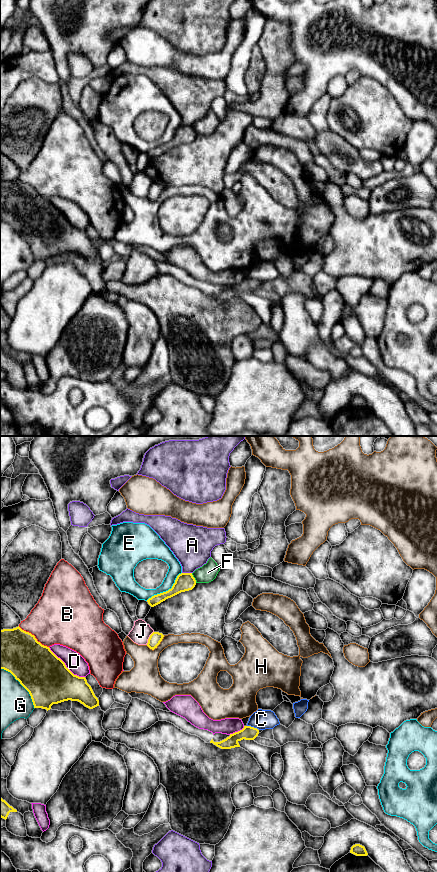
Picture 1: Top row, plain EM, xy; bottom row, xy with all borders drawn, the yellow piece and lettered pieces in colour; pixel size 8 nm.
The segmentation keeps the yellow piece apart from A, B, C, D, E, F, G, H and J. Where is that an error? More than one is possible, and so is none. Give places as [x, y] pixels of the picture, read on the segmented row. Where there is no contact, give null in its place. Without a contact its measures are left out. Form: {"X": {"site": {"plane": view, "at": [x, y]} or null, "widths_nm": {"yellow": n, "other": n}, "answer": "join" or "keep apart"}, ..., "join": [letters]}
{"A": {"site": {"plane": "xy", "at": [187, 573]}, "widths_nm": {"yellow": 140, "other": 320}, "answer": "keep apart"}, "B": {"site": {"plane": "xy", "at": [34, 636]}, "widths_nm": {"yellow": 360, "other": 420}, "answer": "keep apart"}, "C": {"site": {"plane": "xy", "at": [252, 727]}, "widths_nm": {"yellow": 110, "other": 160}, "answer": "keep apart"}, "D": {"site": {"plane": "xy", "at": [65, 666]}, "widths_nm": {"yellow": 360, "other": 150}, "answer": "keep apart"}, "E": {"site": {"plane": "xy", "at": [166, 591]}, "widths_nm": {"yellow": 140, "other": 110}, "answer": "keep apart"}, "F": {"site": {"plane": "xy", "at": [194, 578]}, "widths_nm": {"yellow": 140, "other": 140}, "answer": "keep apart"}, "G": {"site": {"plane": "xy", "at": [22, 685]}, "widths_nm": {"yellow": 360, "other": 400}, "answer": "keep apart"}, "H": {"site": {"plane": "xy", "at": [156, 646]}, "widths_nm": {"yellow": 100, "other": 240}, "answer": "keep apart"}, "J": {"site": {"plane": "xy", "at": [149, 638]}, "widths_nm": {"yellow": 100, "other": 160}, "answer": "keep apart"}, "join": []}

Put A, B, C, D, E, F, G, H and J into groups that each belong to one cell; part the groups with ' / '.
A / B / C / D / E / F / G / H / J

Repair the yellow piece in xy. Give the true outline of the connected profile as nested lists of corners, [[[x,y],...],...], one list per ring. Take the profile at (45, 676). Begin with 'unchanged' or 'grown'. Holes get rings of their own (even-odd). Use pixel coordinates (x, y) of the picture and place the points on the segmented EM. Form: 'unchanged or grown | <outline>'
unchanged | [[[19,626],[13,629],[0,630],[0,669],[10,672],[29,692],[34,708],[42,708],[48,711],[53,704],[68,700],[78,701],[89,709],[99,706],[99,700],[87,683],[86,678],[74,675],[49,647],[42,645],[34,635],[22,630]]]

